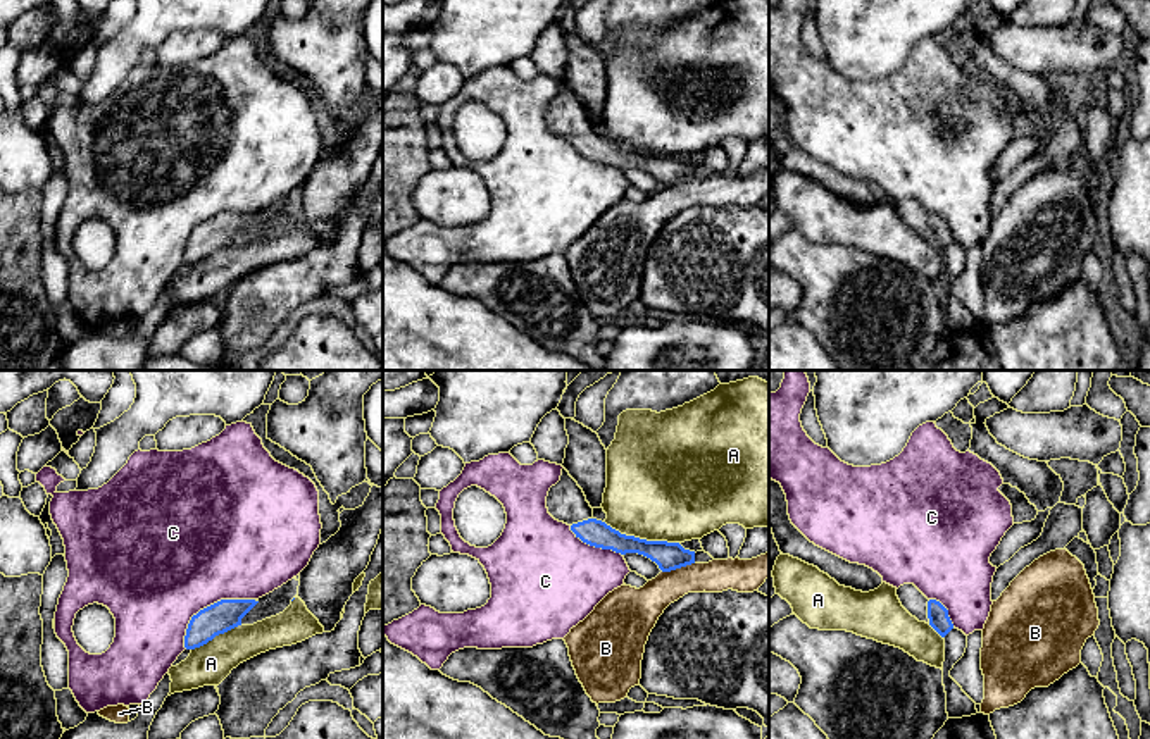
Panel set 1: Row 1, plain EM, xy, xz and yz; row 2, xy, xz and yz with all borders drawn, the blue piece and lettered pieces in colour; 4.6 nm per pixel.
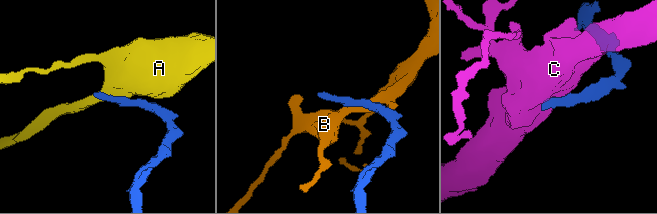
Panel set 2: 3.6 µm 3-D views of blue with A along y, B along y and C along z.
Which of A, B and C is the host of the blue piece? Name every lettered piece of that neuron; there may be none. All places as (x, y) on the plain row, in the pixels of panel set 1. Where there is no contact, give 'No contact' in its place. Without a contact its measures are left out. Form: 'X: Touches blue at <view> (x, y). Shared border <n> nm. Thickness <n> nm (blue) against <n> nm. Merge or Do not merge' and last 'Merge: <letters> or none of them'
A: Touches blue at xz (642, 154). Shared border 360 nm. Thickness 130 nm (blue) against 480 nm. Do not merge
B: Touches blue at xz (678, 181). Shared border 160 nm. Thickness 130 nm (blue) against 180 nm. Do not merge
C: Touches blue at xy (207, 221). Shared border 400 nm. Thickness 140 nm (blue) against 500 nm. Do not merge
Merge: none of them

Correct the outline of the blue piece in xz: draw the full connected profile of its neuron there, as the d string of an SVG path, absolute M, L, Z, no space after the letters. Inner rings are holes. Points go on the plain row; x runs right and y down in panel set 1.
M562 83L560 95L548 105L547 122L555 134L567 138L576 152L590 160L612 164L621 169L643 169L655 176L662 186L695 177L695 165L684 164L679 157L626 150L597 134L583 103L566 83Z

